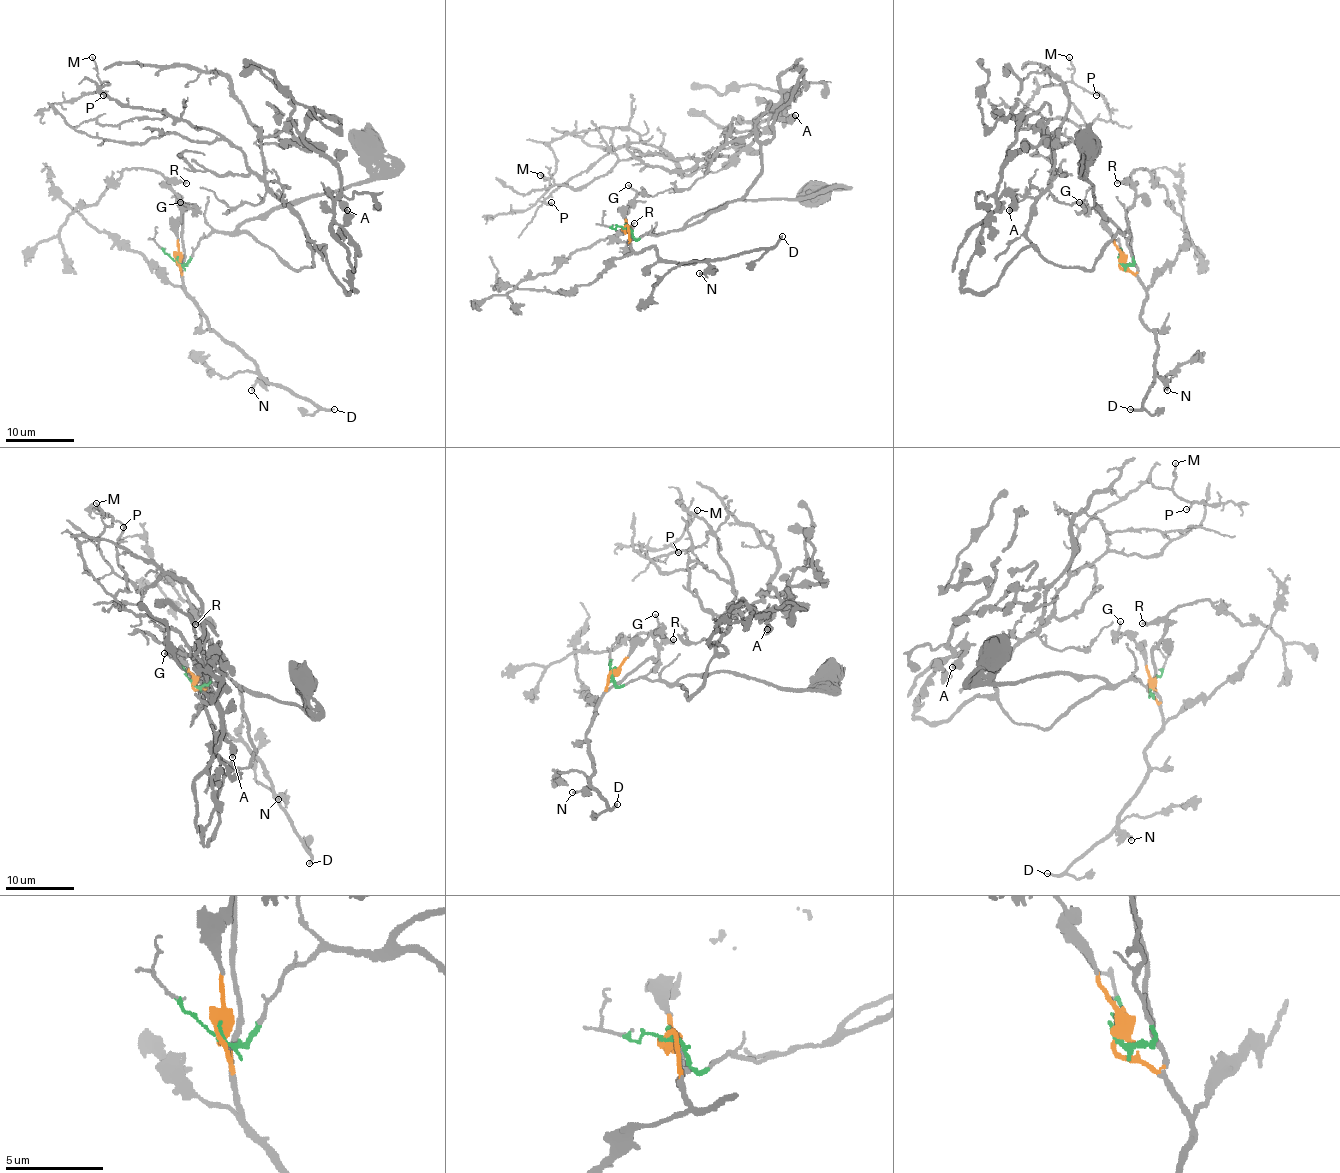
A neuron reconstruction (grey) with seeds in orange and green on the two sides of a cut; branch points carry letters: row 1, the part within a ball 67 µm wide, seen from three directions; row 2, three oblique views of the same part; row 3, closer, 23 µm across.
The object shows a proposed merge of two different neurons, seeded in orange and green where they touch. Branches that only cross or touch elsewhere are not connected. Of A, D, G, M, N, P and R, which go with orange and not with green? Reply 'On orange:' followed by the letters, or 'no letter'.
On orange: D, G, N, R

